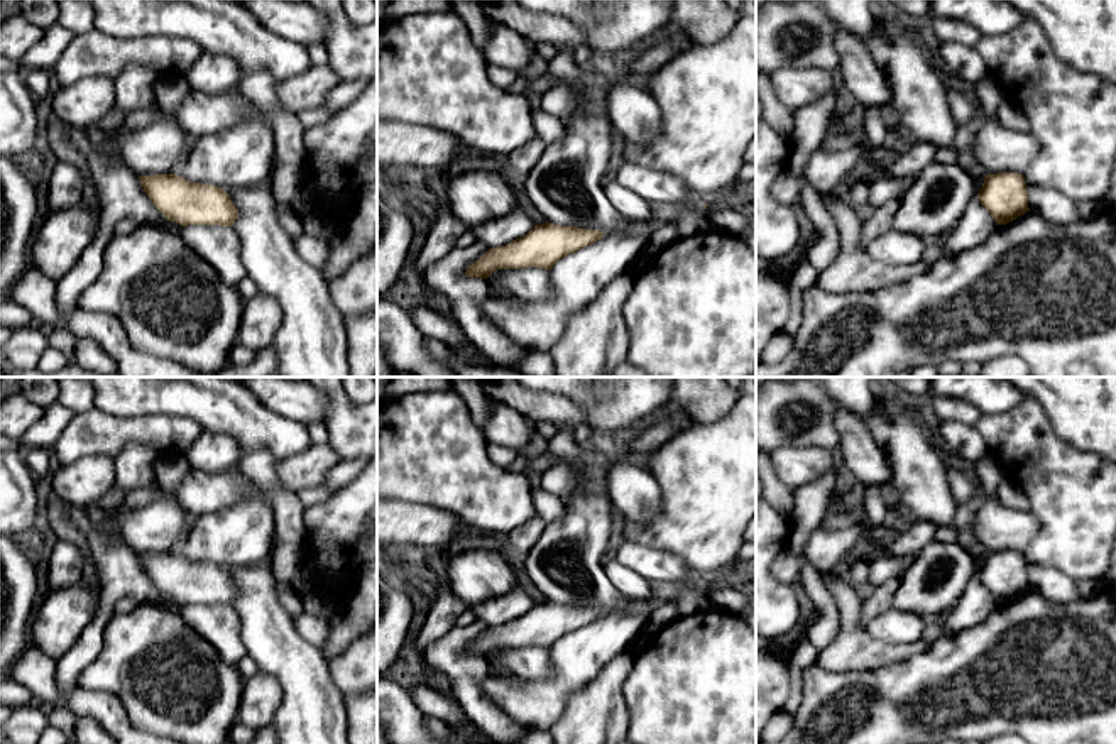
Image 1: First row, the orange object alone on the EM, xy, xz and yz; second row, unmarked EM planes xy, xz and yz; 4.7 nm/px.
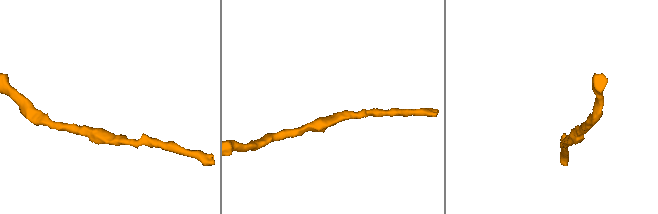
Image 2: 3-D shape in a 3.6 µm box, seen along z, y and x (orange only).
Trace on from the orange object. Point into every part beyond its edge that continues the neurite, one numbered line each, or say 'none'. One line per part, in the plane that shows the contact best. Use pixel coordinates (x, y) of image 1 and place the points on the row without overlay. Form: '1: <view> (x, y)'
none

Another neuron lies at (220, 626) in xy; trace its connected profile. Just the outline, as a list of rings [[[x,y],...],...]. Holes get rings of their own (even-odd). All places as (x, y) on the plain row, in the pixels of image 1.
[[[188,604],[181,617],[216,649],[223,661],[237,666],[247,656],[242,622],[232,605]]]

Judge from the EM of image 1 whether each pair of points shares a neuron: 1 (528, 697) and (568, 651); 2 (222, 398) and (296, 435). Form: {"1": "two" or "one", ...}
{"1": "one", "2": "one"}

